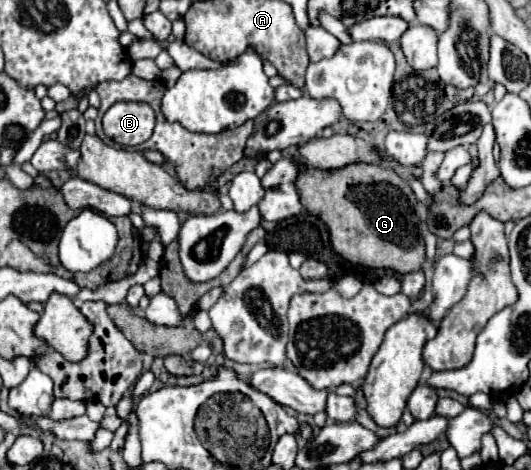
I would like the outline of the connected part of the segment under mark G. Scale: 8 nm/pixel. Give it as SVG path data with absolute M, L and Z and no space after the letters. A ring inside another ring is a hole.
M352 163L332 171L302 165L296 189L308 213L328 225L334 251L346 261L370 269L392 269L402 275L422 269L426 255L416 215L418 199L392 169L376 163Z

